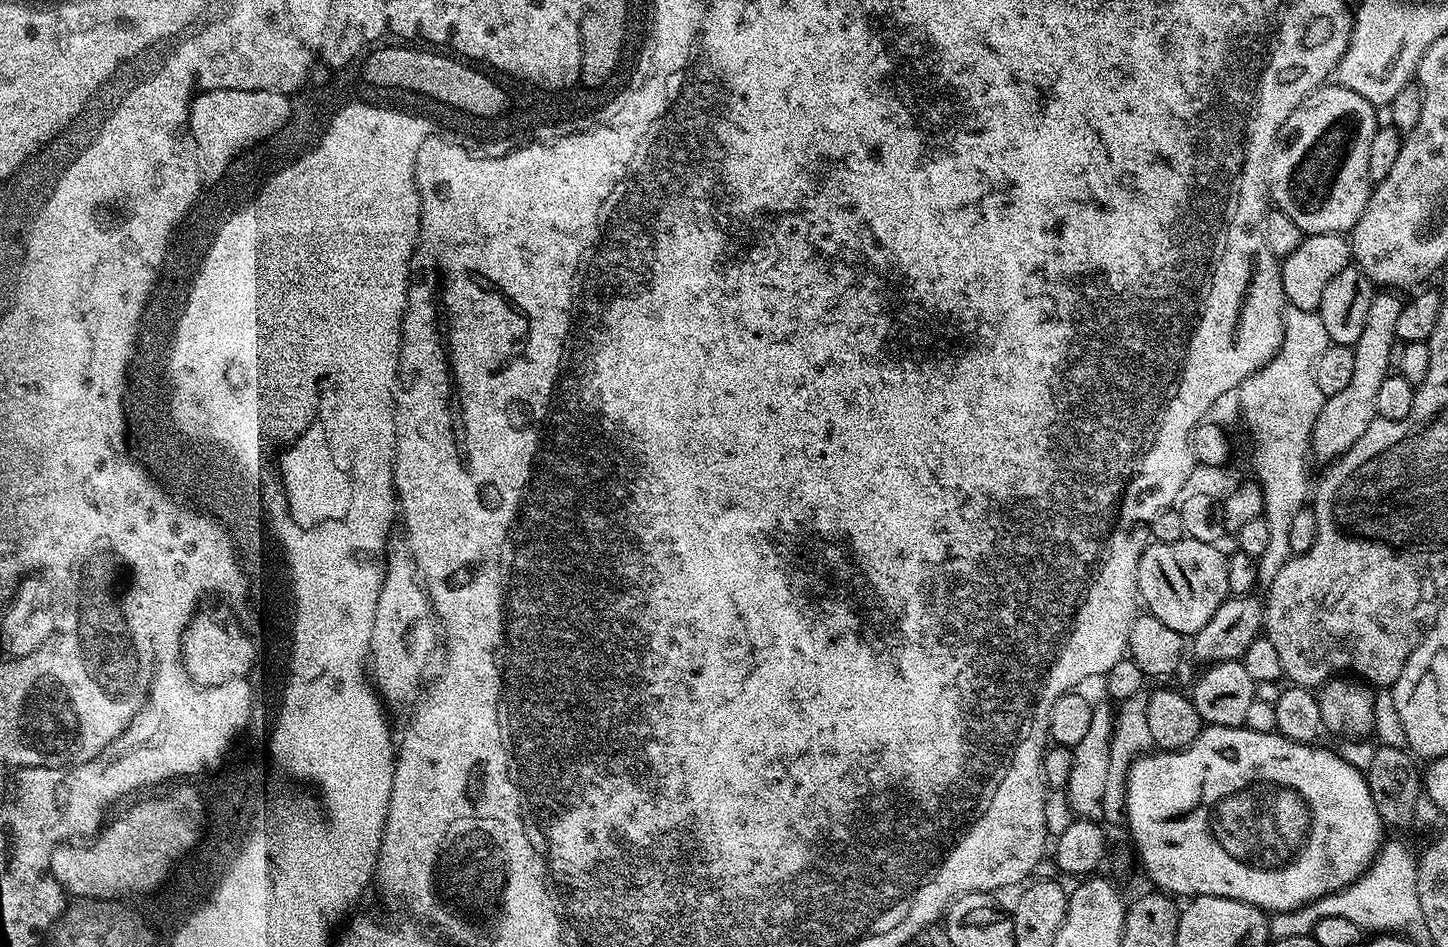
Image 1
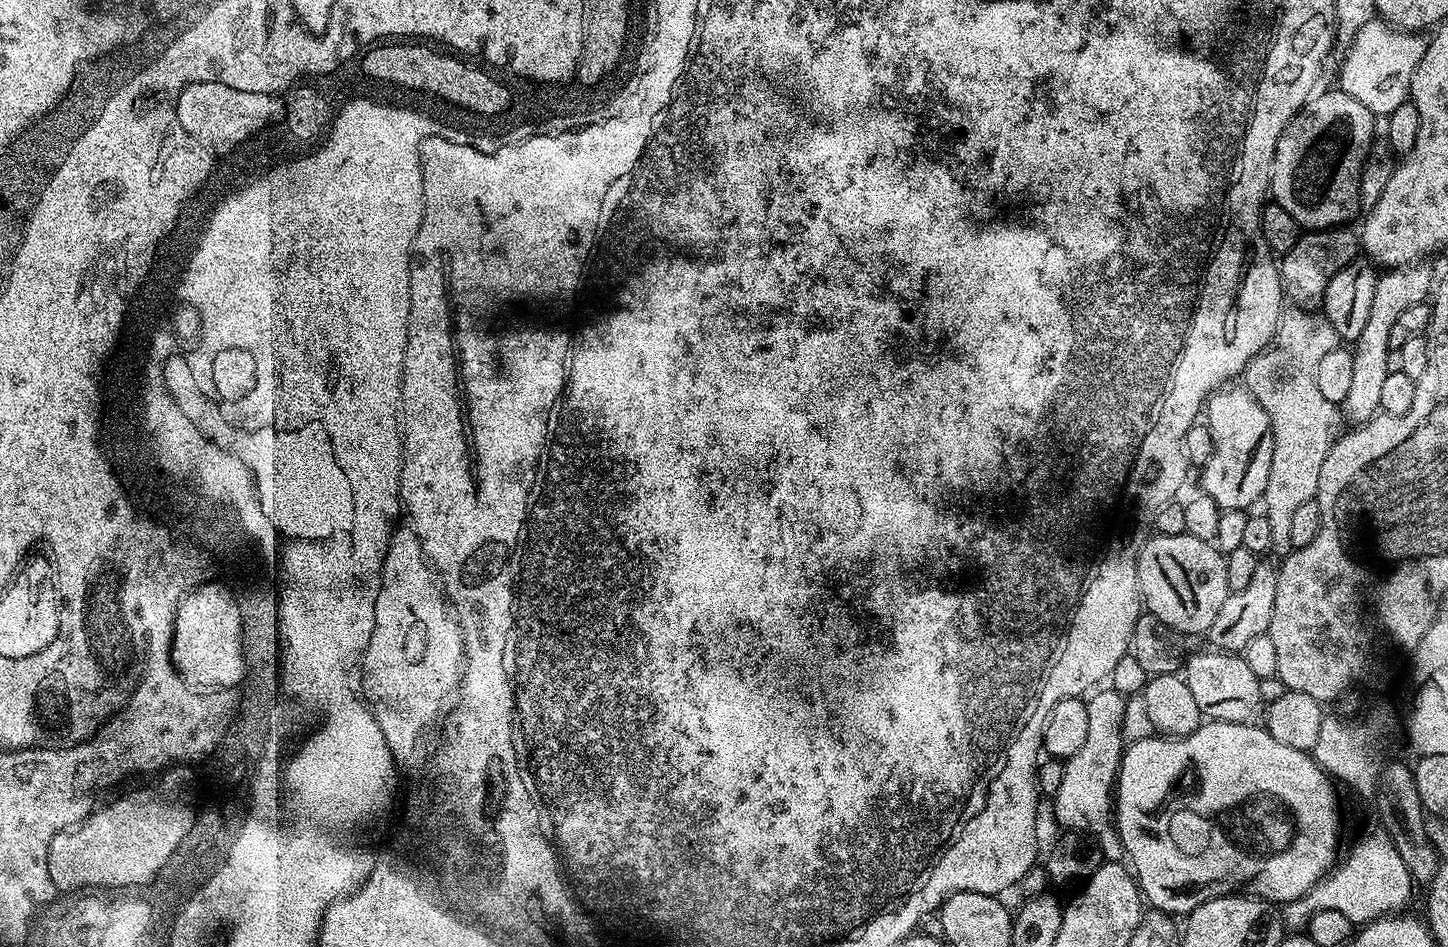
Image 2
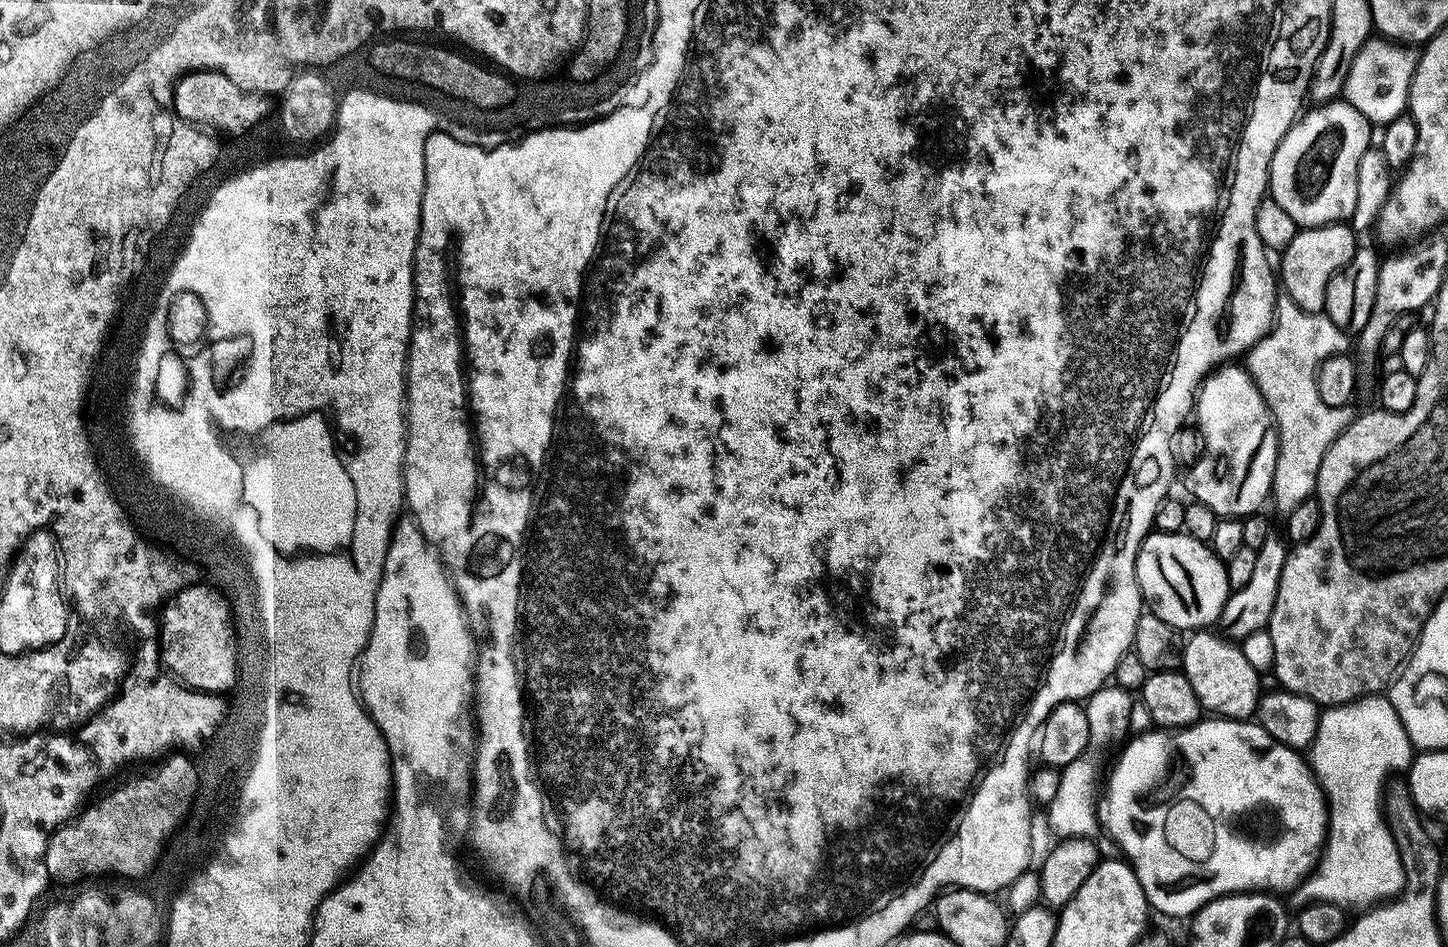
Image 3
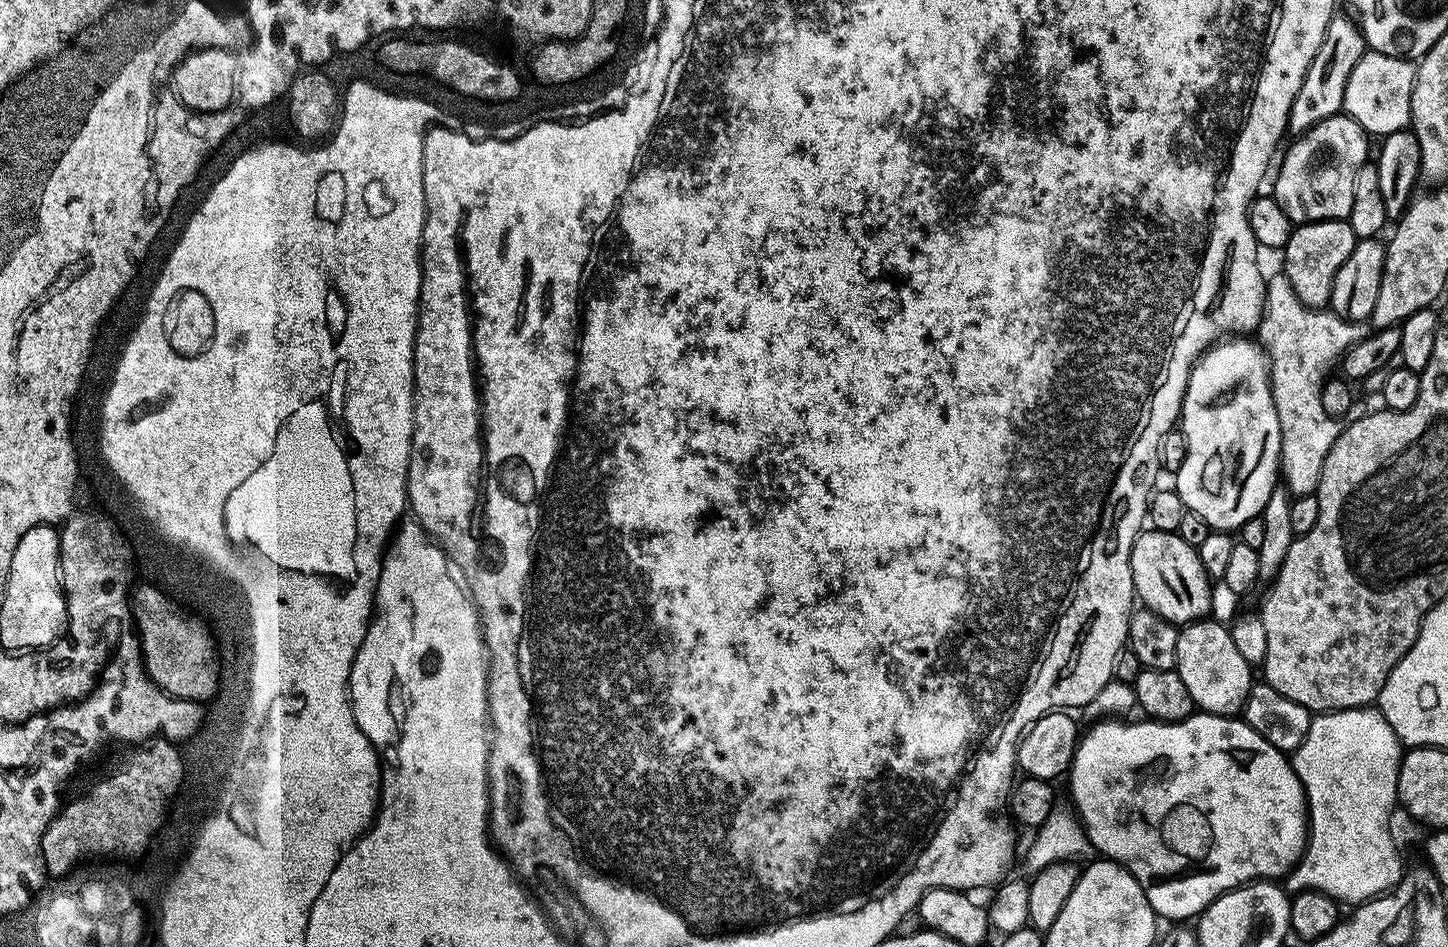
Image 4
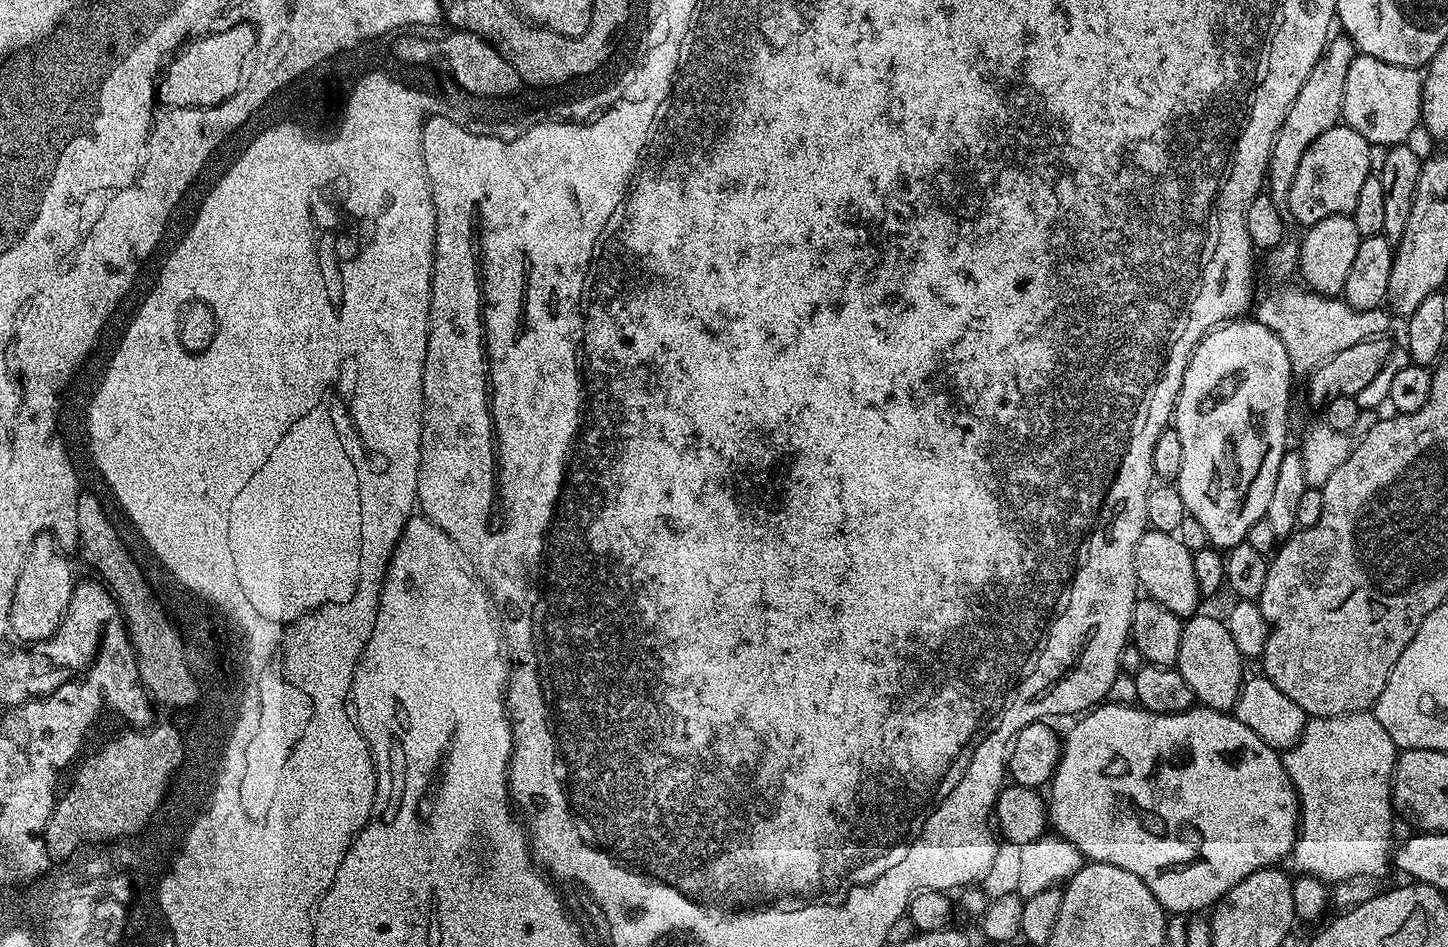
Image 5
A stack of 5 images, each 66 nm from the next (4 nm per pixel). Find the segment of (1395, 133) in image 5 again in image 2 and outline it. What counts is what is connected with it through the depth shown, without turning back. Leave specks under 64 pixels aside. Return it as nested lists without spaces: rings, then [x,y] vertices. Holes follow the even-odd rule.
[[[1374,18],[1370,22],[1366,22],[1366,26],[1362,26],[1362,30],[1358,30],[1354,42],[1344,56],[1344,65],[1338,73],[1339,91],[1350,94],[1350,98],[1362,102],[1362,106],[1366,106],[1366,110],[1370,110],[1373,117],[1387,118],[1391,116],[1394,110],[1398,110],[1398,106],[1402,106],[1409,99],[1412,75],[1422,54],[1428,49],[1428,40],[1420,36],[1423,35],[1412,30],[1393,28],[1383,18]]]

